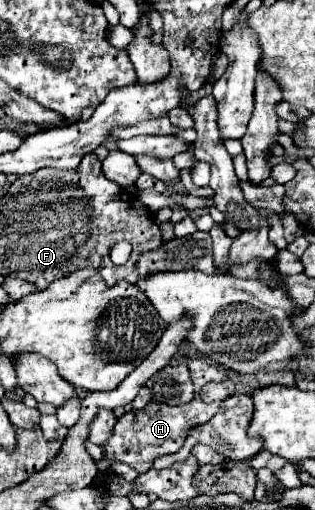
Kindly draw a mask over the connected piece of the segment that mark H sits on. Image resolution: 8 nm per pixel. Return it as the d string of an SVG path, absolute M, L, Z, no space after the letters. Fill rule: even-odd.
M194 395L194 399L190 403L180 405L180 407L172 407L172 405L162 405L162 403L150 401L144 409L128 411L116 421L114 435L104 443L106 459L108 461L112 461L112 459L124 461L132 469L136 469L138 473L146 473L156 457L166 455L166 453L176 453L184 445L184 439L186 439L188 431L192 427L196 427L196 425L202 425L202 423L210 421L210 417L216 411L218 411L218 405L204 403L200 399L200 395ZM150 405L154 405L154 407L150 409ZM150 451L156 457L150 457Z

